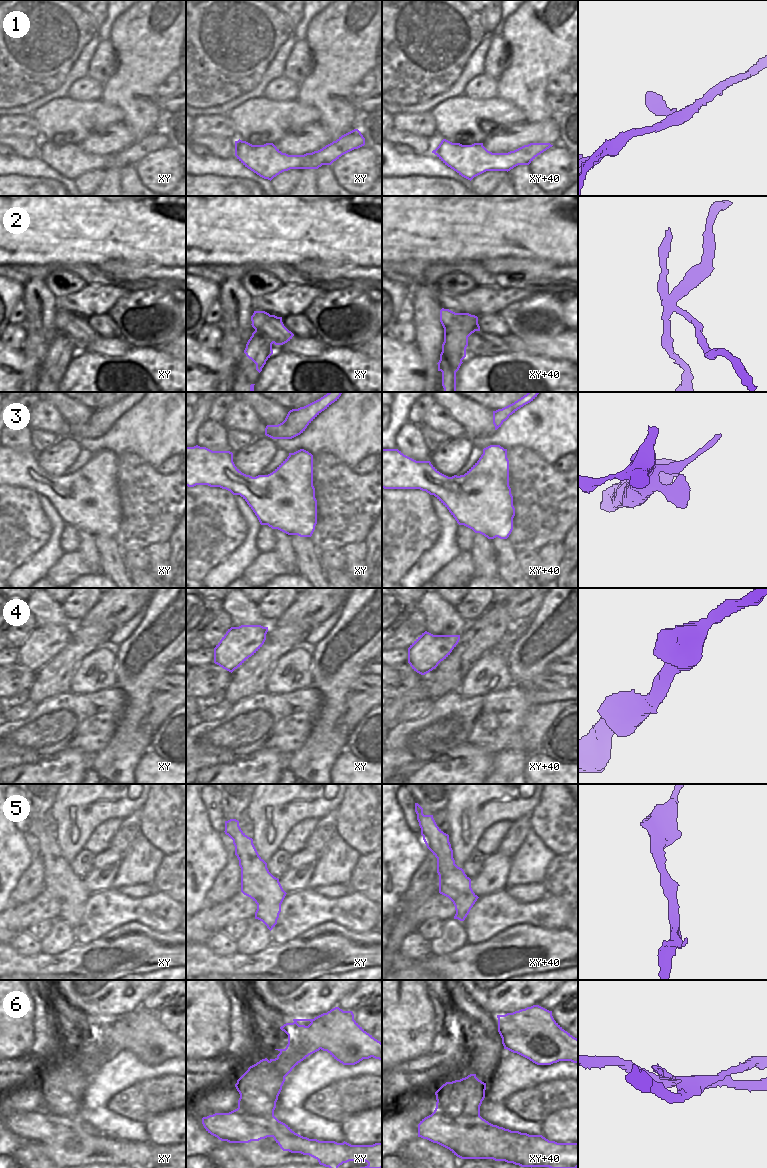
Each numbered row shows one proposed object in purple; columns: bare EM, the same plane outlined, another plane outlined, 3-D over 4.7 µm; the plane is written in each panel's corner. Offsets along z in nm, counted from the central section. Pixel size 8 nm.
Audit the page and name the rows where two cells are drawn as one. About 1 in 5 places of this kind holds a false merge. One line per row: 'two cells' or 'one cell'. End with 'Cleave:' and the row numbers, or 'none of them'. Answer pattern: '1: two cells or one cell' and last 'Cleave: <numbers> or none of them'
1: one cell
2: two cells
3: one cell
4: one cell
5: one cell
6: two cells
Cleave: 2, 6

